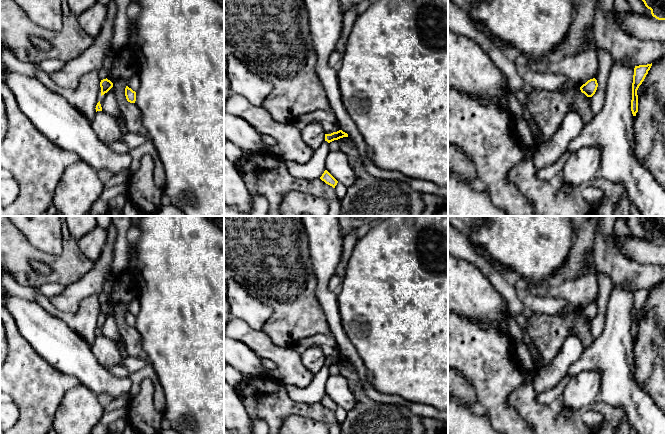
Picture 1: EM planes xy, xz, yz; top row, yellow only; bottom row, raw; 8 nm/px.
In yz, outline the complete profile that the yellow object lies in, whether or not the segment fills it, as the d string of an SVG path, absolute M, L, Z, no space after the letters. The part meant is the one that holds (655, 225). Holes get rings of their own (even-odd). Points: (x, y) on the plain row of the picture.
M638 216L645 230L658 244L665 244L665 216Z

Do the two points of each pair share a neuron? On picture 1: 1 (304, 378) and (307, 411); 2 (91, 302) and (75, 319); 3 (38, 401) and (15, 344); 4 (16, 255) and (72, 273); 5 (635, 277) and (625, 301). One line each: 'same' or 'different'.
1: different
2: same
3: same
4: same
5: different

